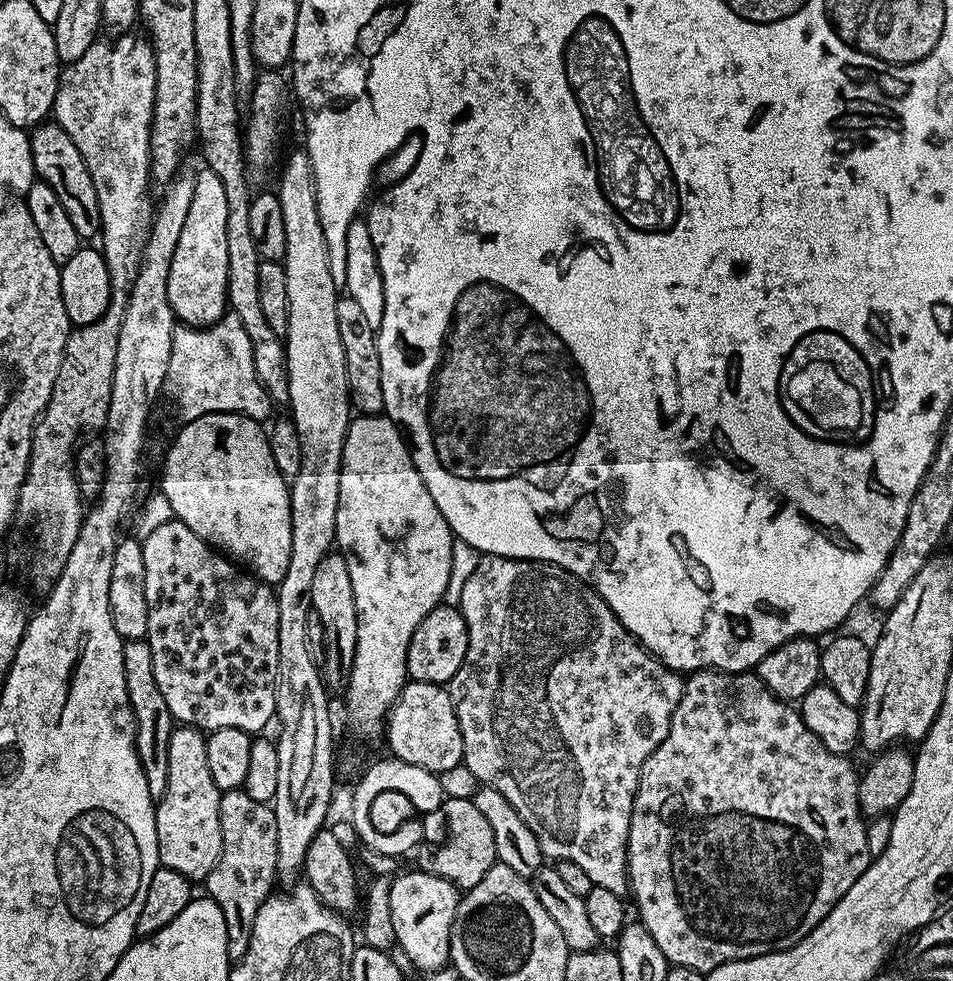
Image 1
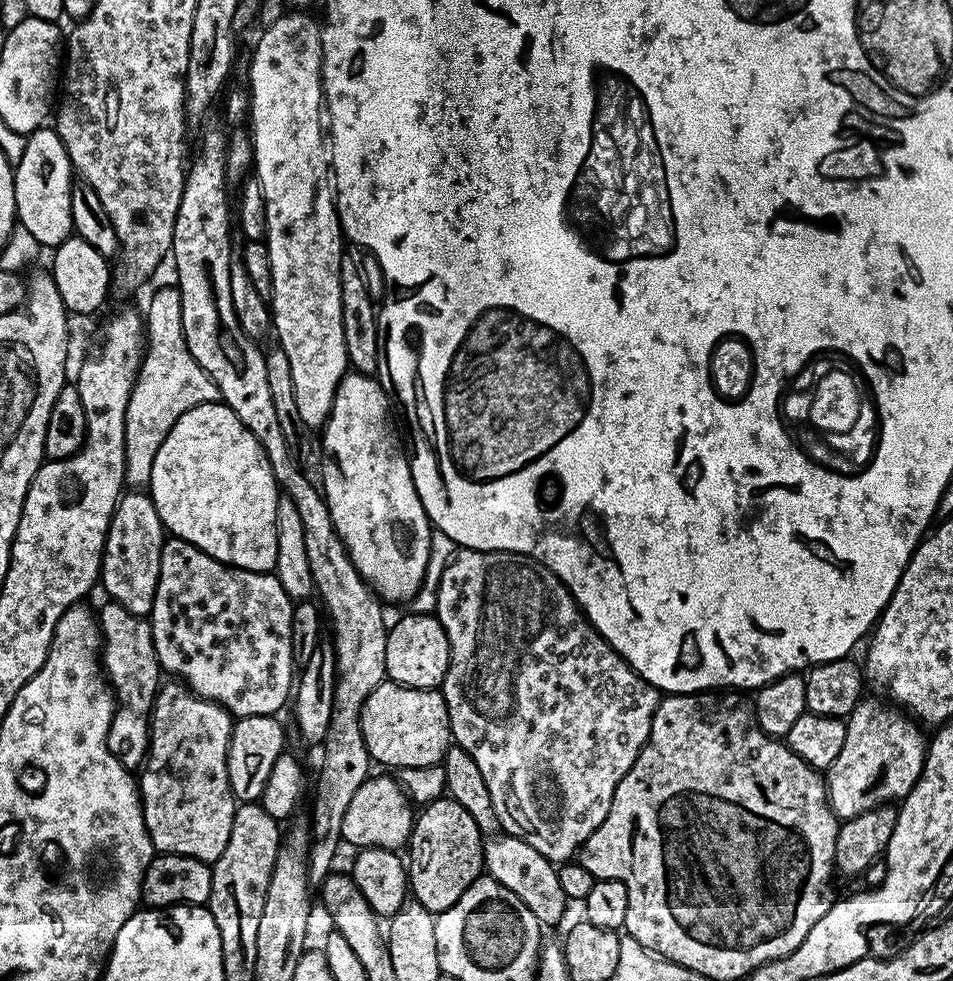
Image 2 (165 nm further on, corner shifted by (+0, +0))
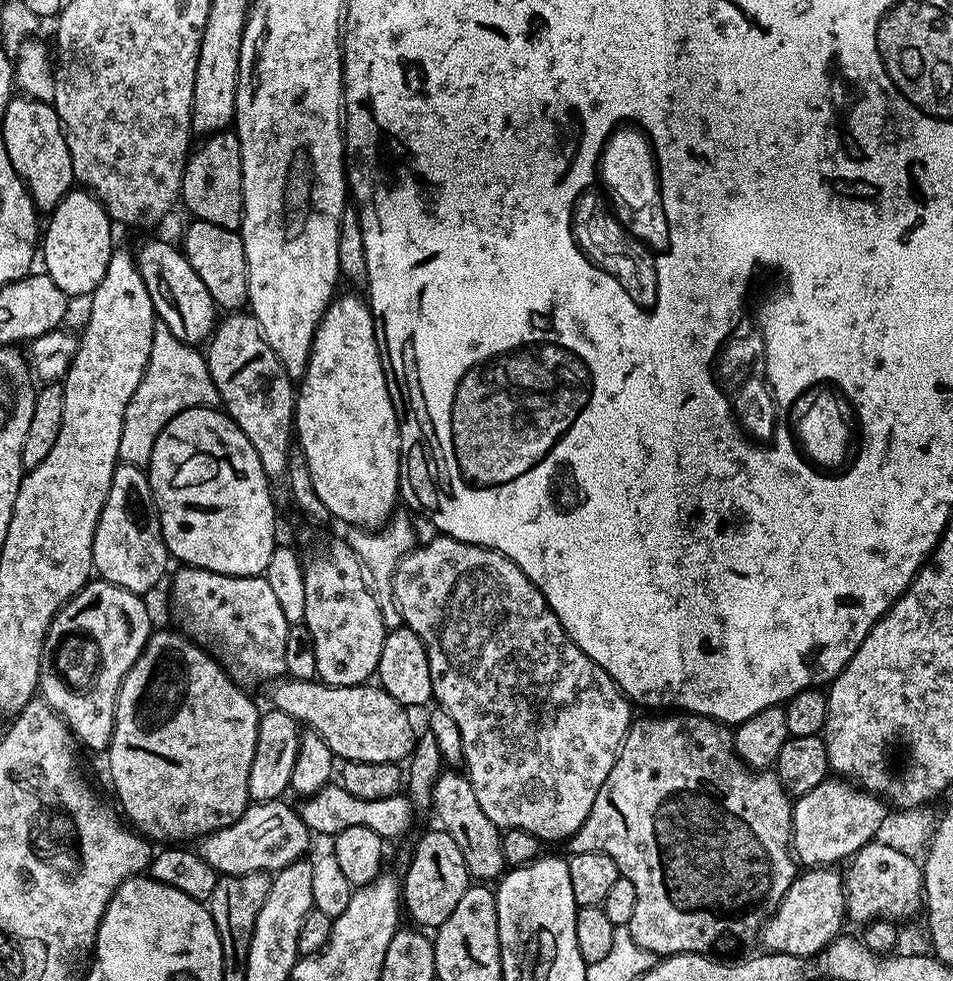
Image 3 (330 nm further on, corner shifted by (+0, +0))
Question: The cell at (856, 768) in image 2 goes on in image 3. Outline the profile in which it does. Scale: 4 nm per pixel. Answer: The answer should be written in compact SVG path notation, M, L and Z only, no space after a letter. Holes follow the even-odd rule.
M825 778L814 790L799 797L792 805L792 851L804 866L836 866L839 860L847 861L856 851L875 841L884 824L886 804L881 797L861 790L840 778Z

